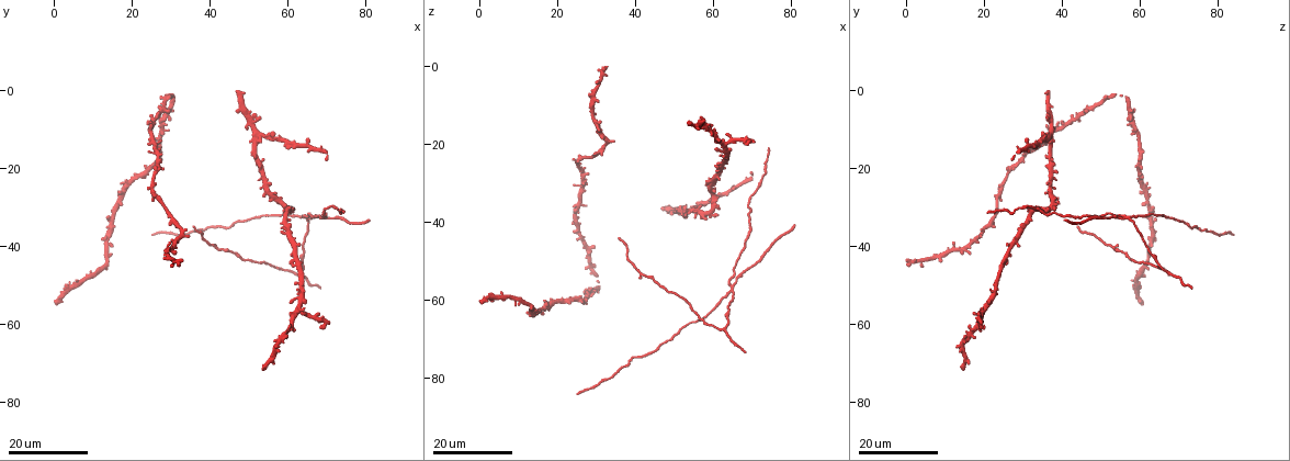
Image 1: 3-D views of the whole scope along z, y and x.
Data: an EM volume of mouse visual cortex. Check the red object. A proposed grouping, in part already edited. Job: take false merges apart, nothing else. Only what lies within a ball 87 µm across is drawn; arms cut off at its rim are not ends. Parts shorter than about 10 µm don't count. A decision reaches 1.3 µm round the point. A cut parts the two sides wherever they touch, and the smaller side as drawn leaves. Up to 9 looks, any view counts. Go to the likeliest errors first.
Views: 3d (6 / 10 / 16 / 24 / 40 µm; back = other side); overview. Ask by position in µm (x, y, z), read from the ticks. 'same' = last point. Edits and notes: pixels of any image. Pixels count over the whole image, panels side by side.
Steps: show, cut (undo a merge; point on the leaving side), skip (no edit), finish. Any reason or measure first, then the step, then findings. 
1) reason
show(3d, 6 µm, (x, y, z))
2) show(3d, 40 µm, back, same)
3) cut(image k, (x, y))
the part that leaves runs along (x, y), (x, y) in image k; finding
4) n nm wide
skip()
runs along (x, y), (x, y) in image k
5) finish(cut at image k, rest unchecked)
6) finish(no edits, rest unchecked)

looks like a crossing
show(3d, 24 µm, (65.0, 33.0, 57.0))

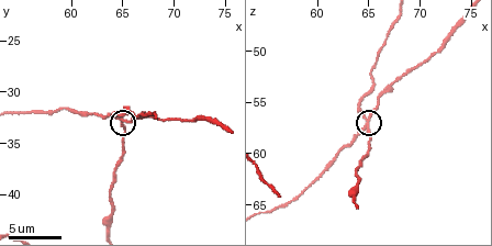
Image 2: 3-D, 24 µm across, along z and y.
zoom in
show(3d, 6 µm, (65.0, 32.8, 57.2))

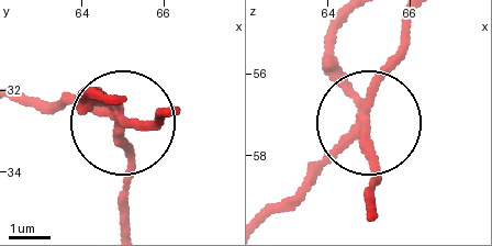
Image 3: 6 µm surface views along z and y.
4 arms
cut(image 3, (68, 103))
the part that leaves runs along (119, 111), (24, 100) in image 3; two neurons meet here

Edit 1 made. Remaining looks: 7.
redraw
show(overview)

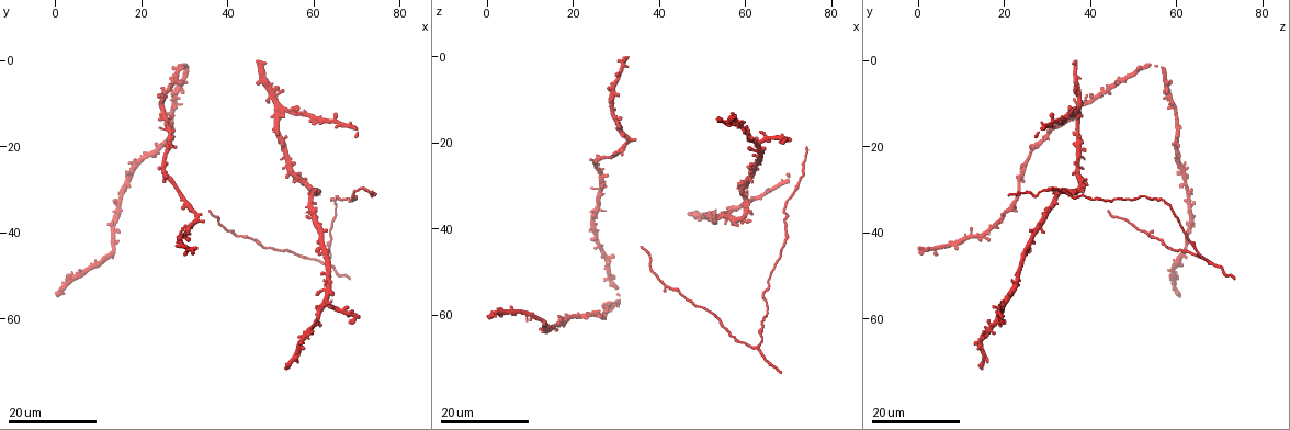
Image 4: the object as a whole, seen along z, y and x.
thin arm on a thick one
show(3d, 16 µm, (63.0, 57.0, 20.0))

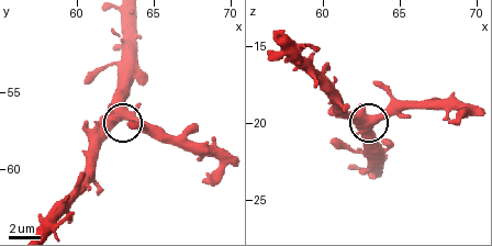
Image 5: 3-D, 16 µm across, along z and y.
show(3d, 6 µm, (63.0, 56.6, 19.8))

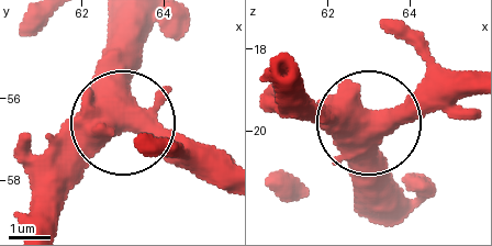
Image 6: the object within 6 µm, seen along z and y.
skip()
all the same neuron

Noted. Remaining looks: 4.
three arms meet
show(3d, 24 µm, (53.0, 11.0, 37.0))

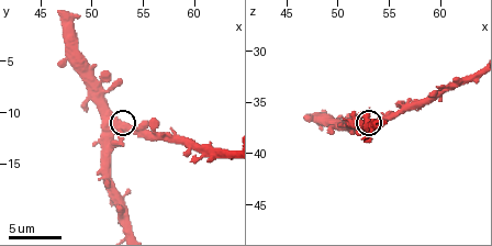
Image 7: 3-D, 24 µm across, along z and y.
show(3d, 10 µm, same)

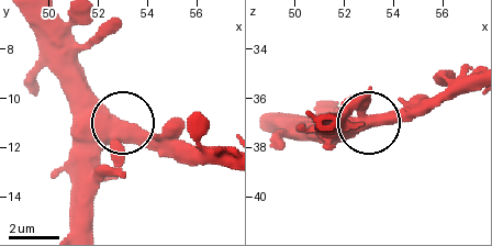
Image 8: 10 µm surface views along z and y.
skip()
runs along (94, 223), (94, 160), (119, 129), (144, 131), (174, 158) in image 8; one neuron here

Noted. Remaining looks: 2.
two arms in line, one across
show(3d, 24 µm, (24.5, 19.5, 60.0))

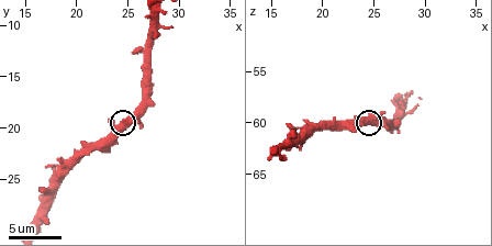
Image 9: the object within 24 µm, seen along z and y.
show(3d, 6 µm, same)

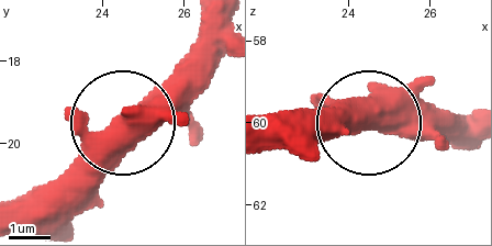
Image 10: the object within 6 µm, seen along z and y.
skip()
all the same neuron

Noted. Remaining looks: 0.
finish(cut at image 3, rest unchecked)

